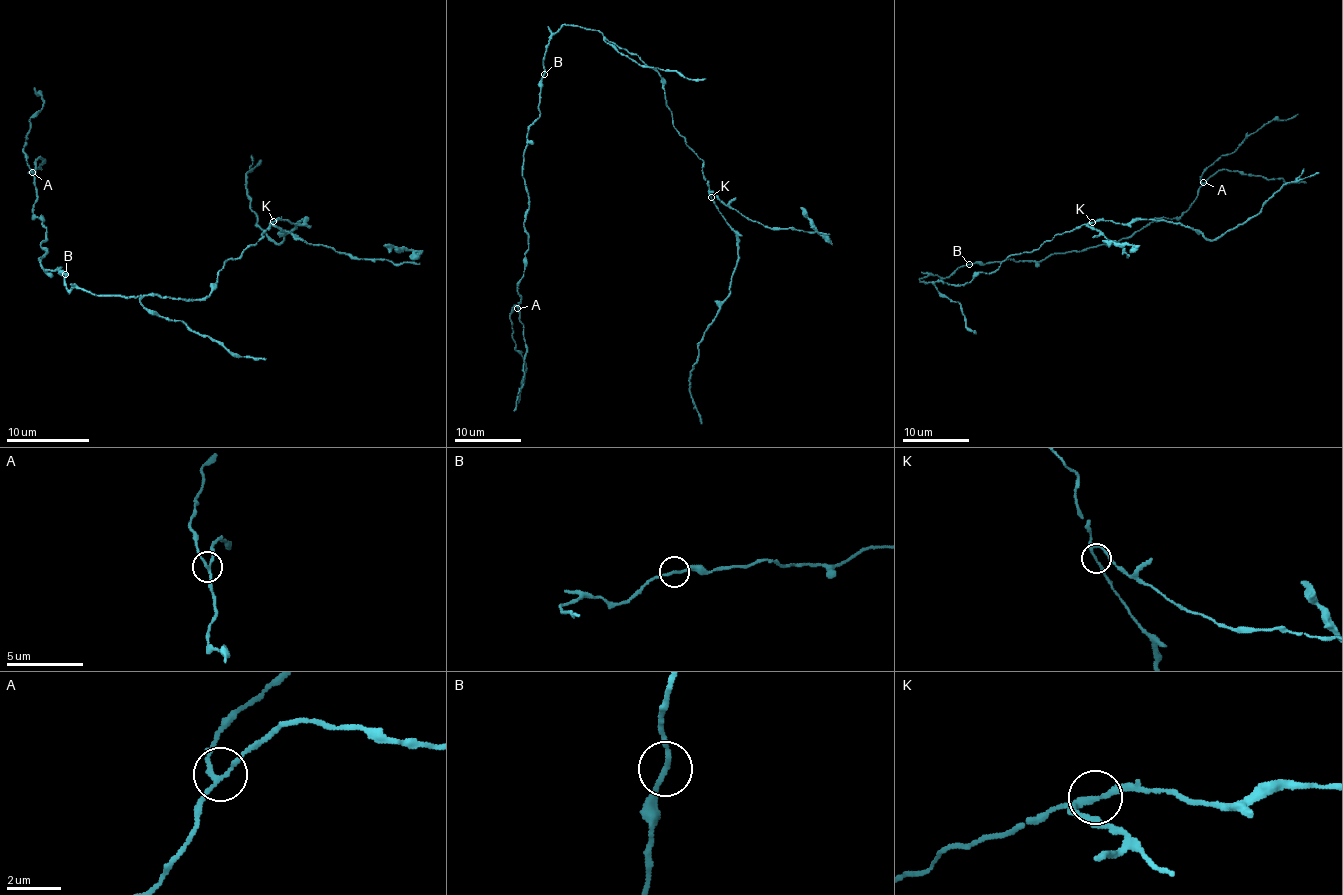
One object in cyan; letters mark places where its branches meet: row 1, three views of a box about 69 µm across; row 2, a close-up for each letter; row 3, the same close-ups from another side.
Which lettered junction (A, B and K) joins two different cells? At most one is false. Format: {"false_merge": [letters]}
{"false_merge": ["K"]}

